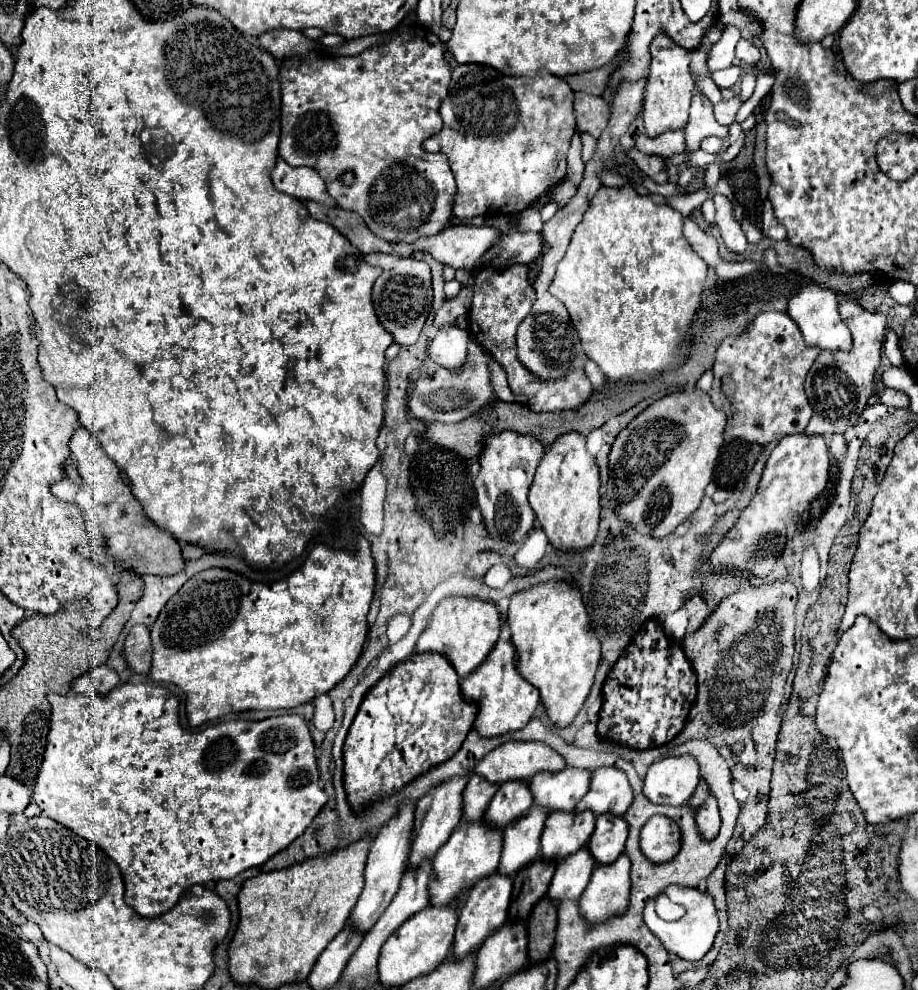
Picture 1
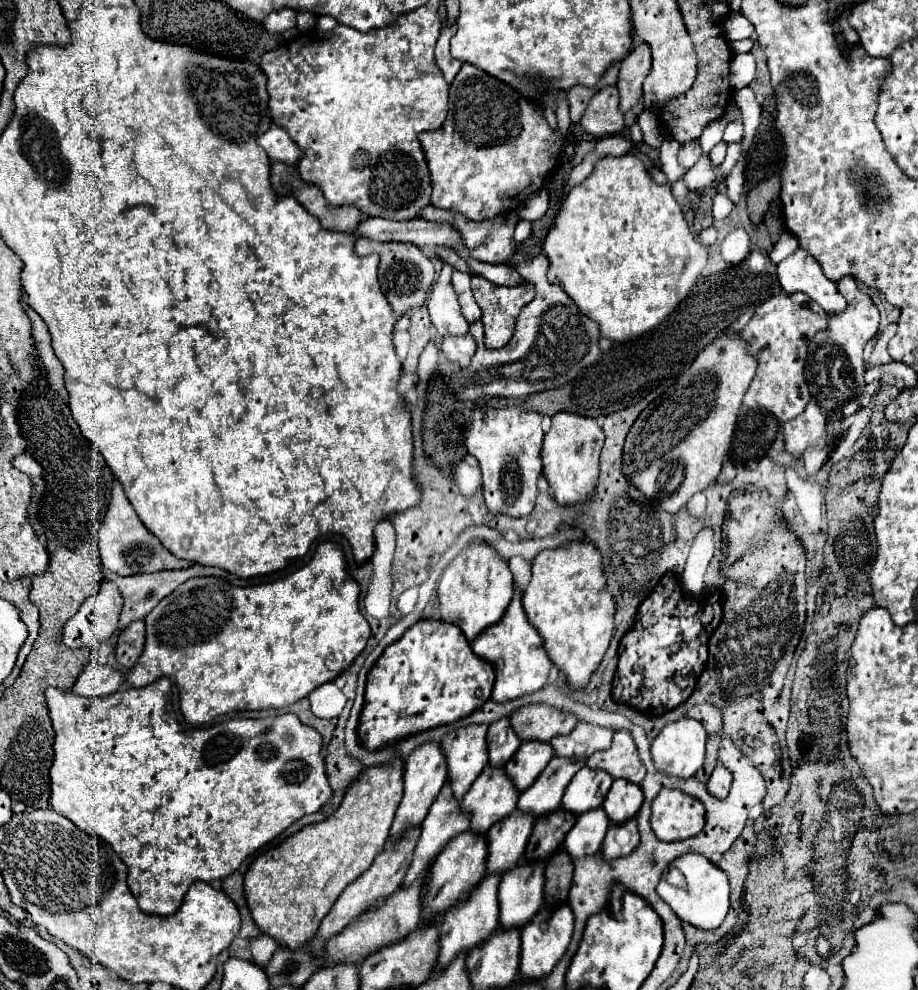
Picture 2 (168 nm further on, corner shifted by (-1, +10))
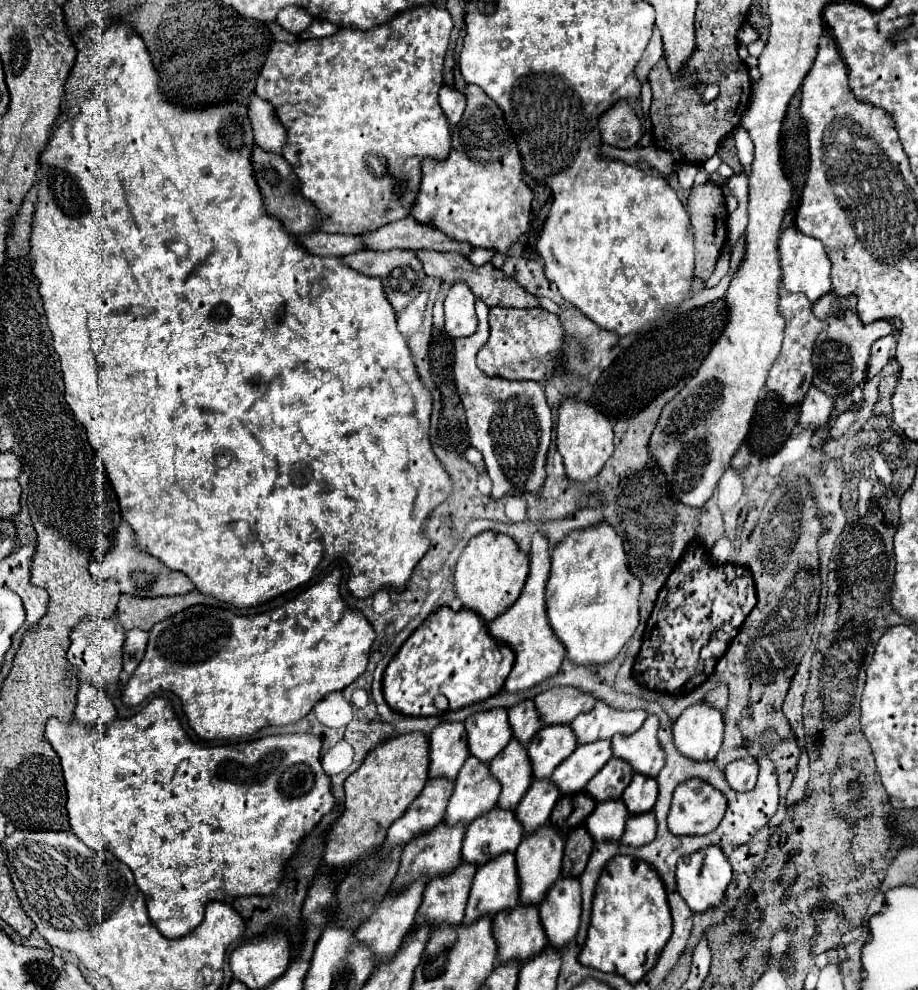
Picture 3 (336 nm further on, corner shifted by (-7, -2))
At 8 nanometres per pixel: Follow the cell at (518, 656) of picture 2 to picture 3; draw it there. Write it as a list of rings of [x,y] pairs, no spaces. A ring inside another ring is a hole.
[[[534,533],[532,549],[530,549],[530,575],[520,593],[520,599],[516,599],[516,603],[504,615],[500,615],[500,619],[494,619],[488,625],[490,635],[498,641],[504,641],[516,653],[514,667],[504,685],[506,691],[514,693],[520,689],[528,689],[528,687],[552,677],[554,673],[558,673],[558,669],[566,657],[564,645],[560,643],[560,639],[556,639],[556,633],[552,631],[552,627],[548,623],[548,615],[546,615],[544,593],[546,593],[548,575],[550,575],[550,541],[544,533]]]

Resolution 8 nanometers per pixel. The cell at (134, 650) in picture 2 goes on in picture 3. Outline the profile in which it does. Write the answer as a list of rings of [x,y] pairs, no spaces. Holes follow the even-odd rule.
[[[126,631],[126,639],[124,639],[124,671],[128,675],[142,661],[146,645],[148,645],[148,633],[146,631]]]

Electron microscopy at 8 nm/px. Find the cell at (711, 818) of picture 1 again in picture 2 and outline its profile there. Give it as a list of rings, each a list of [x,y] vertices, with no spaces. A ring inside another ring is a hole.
[[[718,765],[718,767],[714,769],[714,773],[710,775],[710,779],[708,779],[708,783],[706,783],[706,789],[708,789],[710,795],[714,795],[716,799],[724,799],[724,797],[728,795],[730,785],[732,785],[732,775],[730,775],[730,771]]]

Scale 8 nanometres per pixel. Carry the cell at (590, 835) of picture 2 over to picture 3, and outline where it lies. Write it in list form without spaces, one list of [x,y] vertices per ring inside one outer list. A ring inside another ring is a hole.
[[[622,799],[600,801],[596,803],[596,811],[586,819],[586,827],[592,833],[594,841],[618,841],[624,833],[624,825],[628,819],[628,809]]]

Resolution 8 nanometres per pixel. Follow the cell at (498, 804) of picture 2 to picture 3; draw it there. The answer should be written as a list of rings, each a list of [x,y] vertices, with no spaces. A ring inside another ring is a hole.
[[[512,739],[490,763],[492,775],[502,783],[498,807],[514,809],[526,795],[532,783],[532,767],[528,767],[528,749],[518,739]]]

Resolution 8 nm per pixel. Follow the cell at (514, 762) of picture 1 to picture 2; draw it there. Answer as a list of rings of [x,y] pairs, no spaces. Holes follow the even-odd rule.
[[[528,705],[510,717],[510,727],[514,727],[514,733],[522,743],[548,743],[554,735],[568,735],[568,731],[576,727],[576,719],[570,713],[562,713],[548,705]]]

